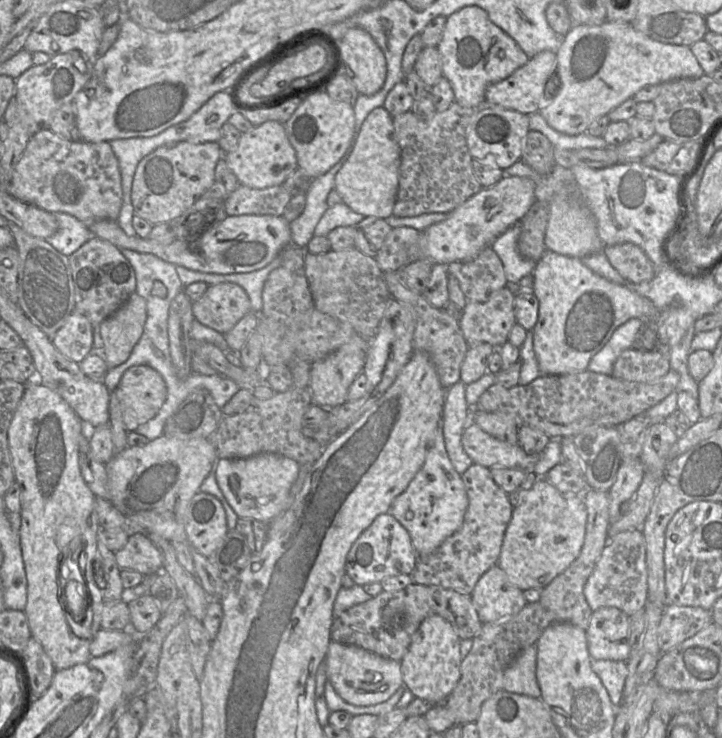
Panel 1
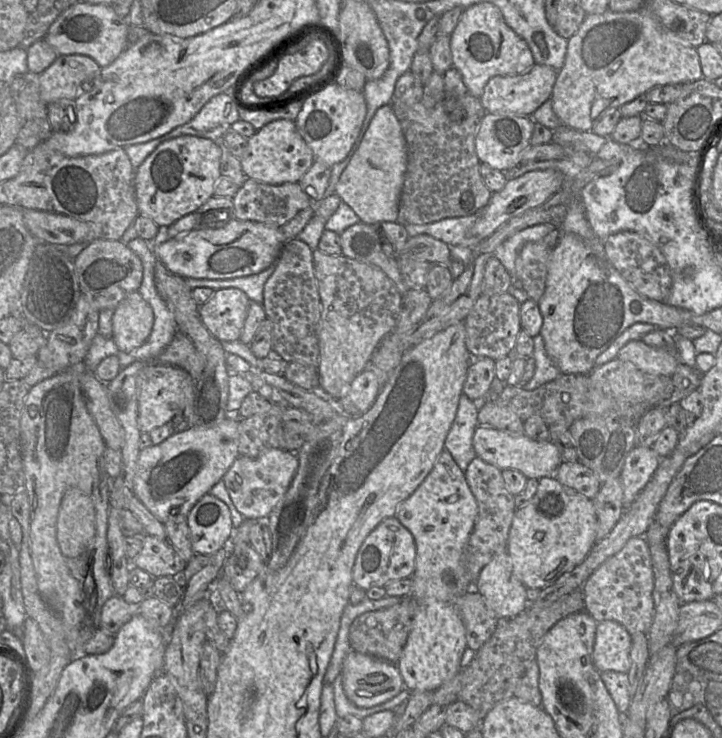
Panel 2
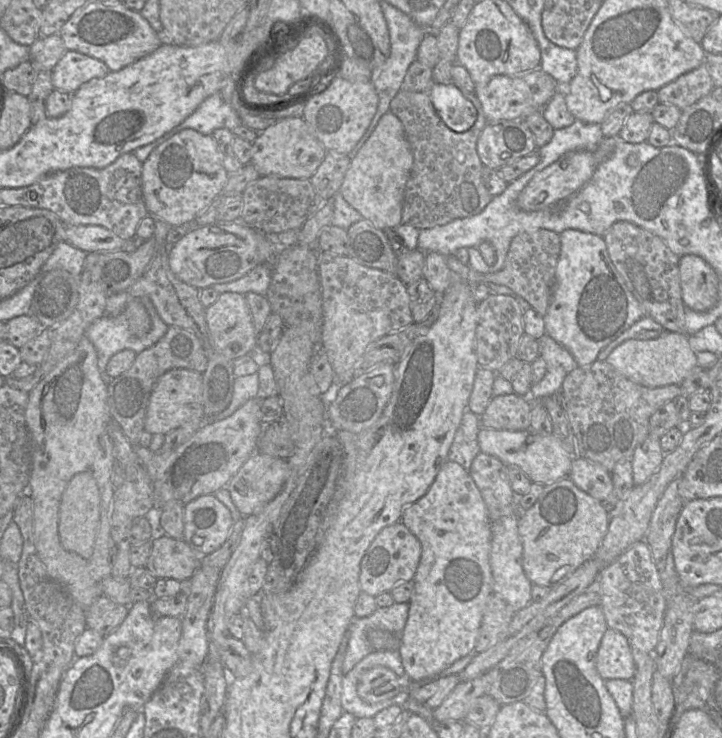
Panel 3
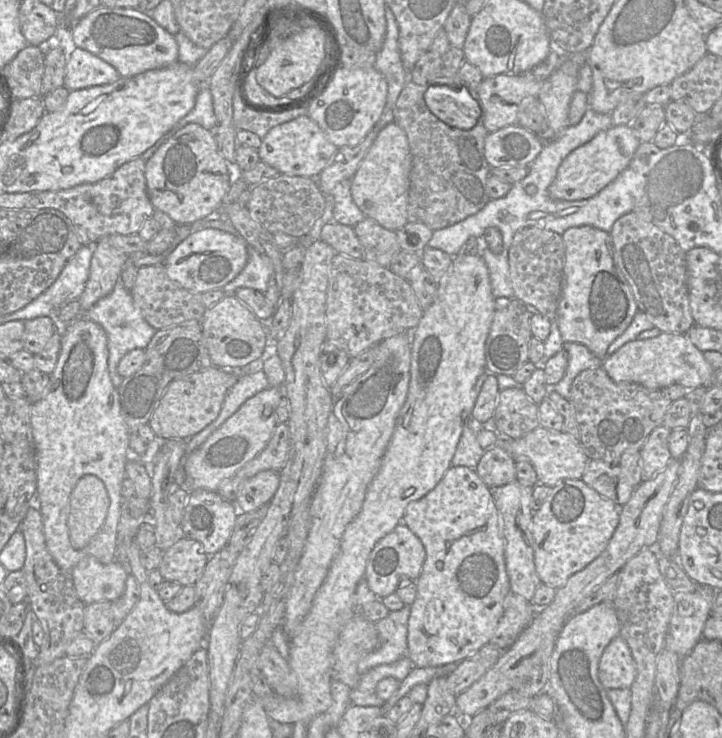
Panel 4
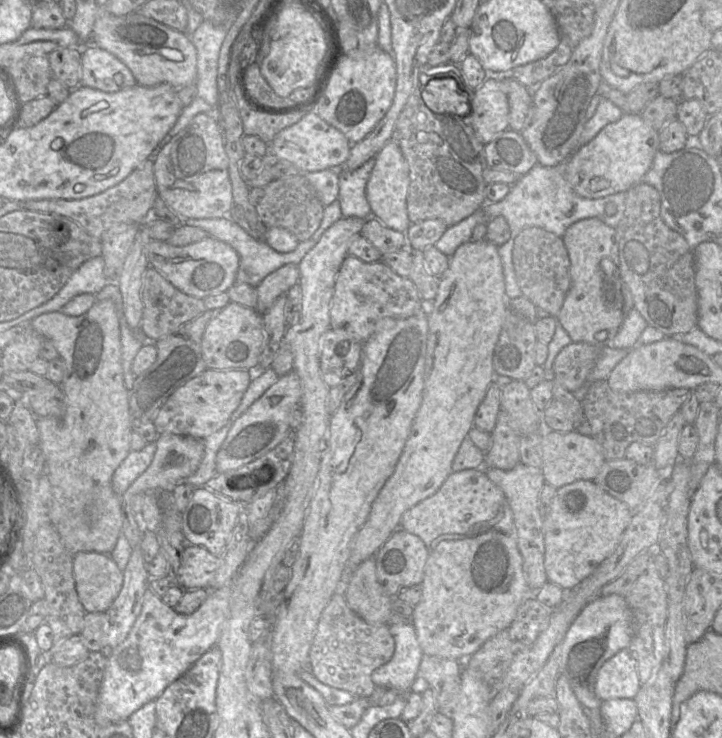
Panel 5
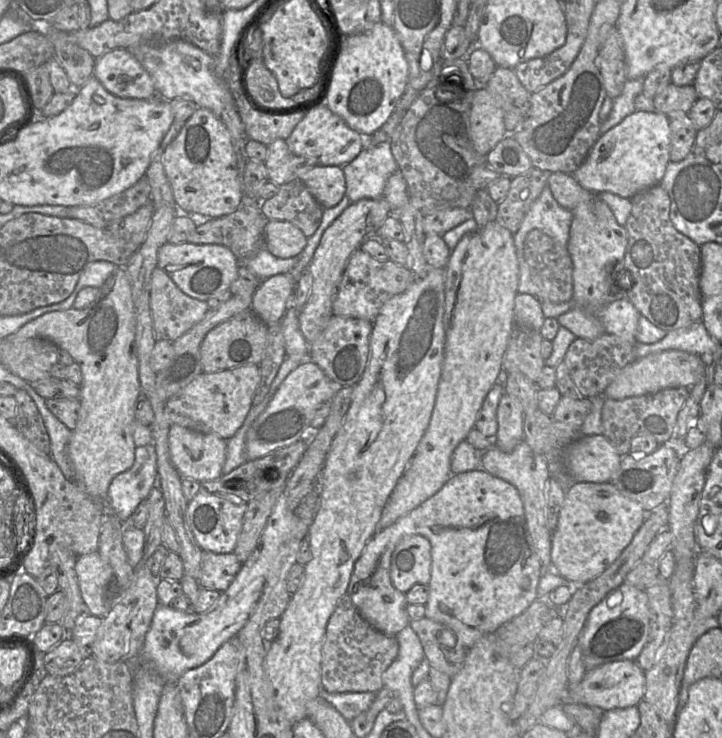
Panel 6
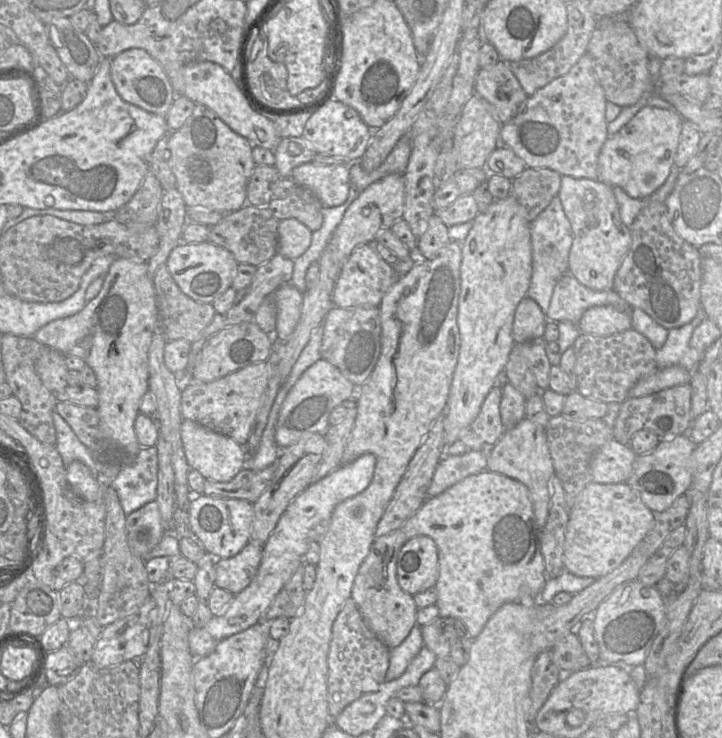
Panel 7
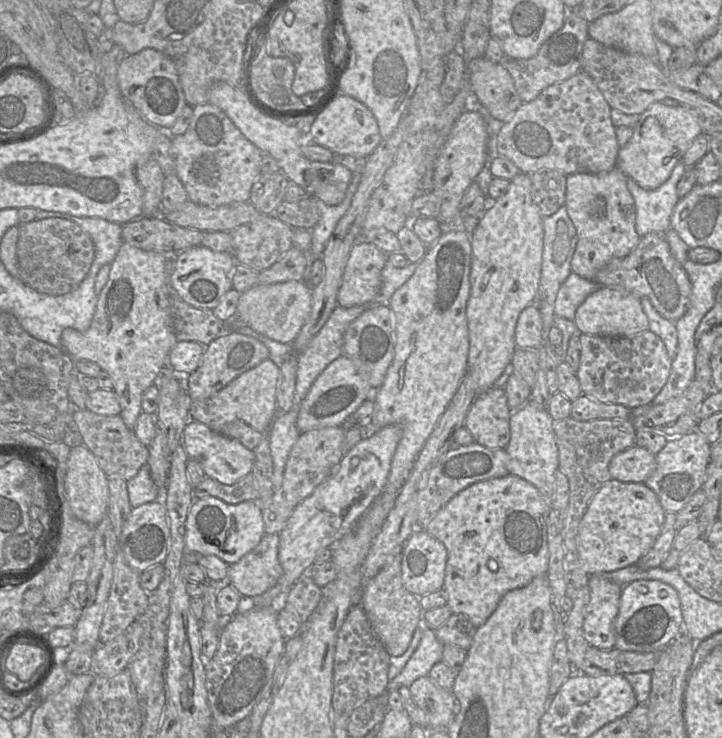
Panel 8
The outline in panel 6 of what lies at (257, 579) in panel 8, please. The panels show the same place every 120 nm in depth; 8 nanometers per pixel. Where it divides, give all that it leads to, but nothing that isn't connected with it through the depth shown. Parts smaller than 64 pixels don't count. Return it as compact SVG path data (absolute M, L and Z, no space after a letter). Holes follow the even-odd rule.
M202 552L200 575L197 579L201 588L224 592L240 571L242 563L231 553Z

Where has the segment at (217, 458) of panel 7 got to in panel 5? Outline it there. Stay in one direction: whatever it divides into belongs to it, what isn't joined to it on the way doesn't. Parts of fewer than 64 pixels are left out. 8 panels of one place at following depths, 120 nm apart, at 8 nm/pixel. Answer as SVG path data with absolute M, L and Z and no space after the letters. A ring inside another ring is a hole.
M160 434L155 443L157 450L152 463L123 494L121 497L122 503L130 502L132 497L137 494L155 492L160 495L160 491L173 492L178 484L184 484L185 479L196 472L205 452L203 439L196 439L190 436Z

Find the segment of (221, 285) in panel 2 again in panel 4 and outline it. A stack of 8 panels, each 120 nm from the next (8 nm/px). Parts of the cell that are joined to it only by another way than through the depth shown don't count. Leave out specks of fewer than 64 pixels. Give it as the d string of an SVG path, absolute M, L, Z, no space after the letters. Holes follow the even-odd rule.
M247 244L248 259L244 269L222 289L225 294L234 294L240 288L252 288L265 293L271 273L271 263L254 247Z

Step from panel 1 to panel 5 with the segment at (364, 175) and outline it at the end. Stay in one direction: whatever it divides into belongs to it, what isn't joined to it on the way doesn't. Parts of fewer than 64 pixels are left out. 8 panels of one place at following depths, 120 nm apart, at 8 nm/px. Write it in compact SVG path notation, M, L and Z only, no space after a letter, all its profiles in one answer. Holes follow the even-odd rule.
M388 141L375 157L375 165L366 185L366 197L373 217L383 225L399 232L406 232L411 224L407 214L407 194L410 183L409 166L399 146Z

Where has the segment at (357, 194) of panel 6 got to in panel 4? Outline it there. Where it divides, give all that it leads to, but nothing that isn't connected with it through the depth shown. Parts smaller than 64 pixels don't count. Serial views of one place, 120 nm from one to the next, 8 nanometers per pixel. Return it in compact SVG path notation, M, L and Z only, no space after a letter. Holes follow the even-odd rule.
M351 179L336 184L331 192L333 197L333 221L354 227L366 218L366 215L355 204L351 195Z

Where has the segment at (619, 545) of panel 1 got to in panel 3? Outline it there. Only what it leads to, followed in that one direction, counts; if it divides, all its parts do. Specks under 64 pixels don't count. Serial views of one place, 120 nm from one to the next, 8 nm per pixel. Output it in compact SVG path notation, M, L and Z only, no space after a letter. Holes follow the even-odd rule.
M645 540L625 550L615 561L604 566L598 575L601 607L608 627L621 632L628 640L635 666L643 665L653 655L659 640L667 599L657 567Z

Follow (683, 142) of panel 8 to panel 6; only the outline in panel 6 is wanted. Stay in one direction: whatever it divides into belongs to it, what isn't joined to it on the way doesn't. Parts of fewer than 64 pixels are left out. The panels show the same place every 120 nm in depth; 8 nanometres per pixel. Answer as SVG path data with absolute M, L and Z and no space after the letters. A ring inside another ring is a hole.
M636 110L599 136L572 176L593 193L611 192L631 199L635 194L660 184L670 162L670 146L669 117L659 112Z

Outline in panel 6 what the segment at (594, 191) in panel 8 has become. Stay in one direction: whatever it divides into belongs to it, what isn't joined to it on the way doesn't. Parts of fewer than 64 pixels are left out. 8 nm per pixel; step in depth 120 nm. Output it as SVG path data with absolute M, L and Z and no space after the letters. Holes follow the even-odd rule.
M551 172L547 184L557 203L573 215L567 244L573 263L573 307L561 314L557 321L577 338L594 340L605 333L604 326L598 319L598 311L627 296L626 291L619 287L622 283L626 286L627 279L631 279L631 273L623 269L628 234L616 221L609 206L598 197L598 193L583 188L572 174Z

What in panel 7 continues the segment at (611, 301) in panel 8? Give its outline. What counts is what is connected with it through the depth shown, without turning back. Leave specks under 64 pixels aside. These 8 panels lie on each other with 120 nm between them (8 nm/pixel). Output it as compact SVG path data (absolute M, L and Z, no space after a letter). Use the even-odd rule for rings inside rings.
M595 306L582 315L578 328L594 336L611 336L632 329L632 310L624 311L613 306Z

